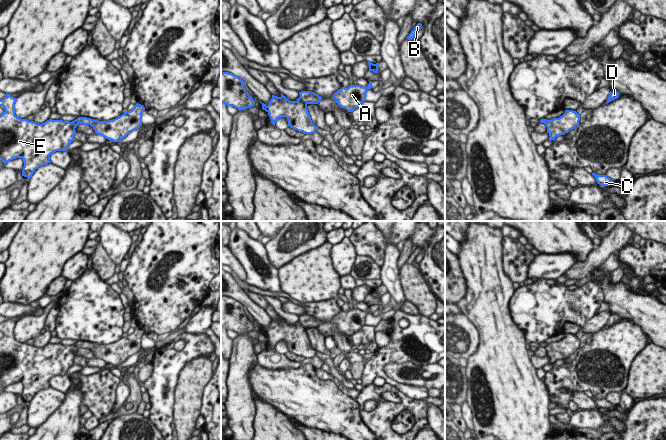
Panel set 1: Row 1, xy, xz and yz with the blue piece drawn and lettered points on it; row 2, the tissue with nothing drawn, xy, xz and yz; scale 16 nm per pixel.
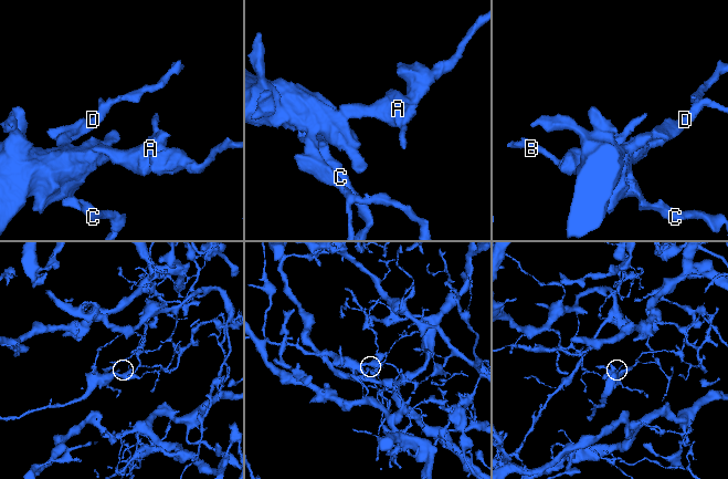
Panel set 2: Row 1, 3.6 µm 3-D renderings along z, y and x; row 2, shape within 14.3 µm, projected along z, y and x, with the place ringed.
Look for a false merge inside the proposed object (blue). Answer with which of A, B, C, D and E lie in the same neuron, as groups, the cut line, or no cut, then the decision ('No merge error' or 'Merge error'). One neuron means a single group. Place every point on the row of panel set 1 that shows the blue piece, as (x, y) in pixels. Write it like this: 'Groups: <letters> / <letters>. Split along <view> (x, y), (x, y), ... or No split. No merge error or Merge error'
Groups: A B / C D E. Split along xz (299, 97), (306, 104). Merge error

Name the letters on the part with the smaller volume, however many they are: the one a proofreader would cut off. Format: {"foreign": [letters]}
{"foreign": ["C", "D", "E"]}

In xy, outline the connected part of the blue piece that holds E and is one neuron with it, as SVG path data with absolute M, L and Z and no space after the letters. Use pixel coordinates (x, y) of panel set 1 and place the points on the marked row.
M9 94L0 100L5 112L0 116L0 160L4 165L22 158L22 176L30 179L40 166L51 163L50 155L67 151L78 126L72 122L49 119L42 124L15 115L17 98Z

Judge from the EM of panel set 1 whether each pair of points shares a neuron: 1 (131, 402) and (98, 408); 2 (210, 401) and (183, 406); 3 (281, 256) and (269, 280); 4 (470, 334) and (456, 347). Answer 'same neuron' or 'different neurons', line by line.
1: different neurons
2: different neurons
3: different neurons
4: same neuron

